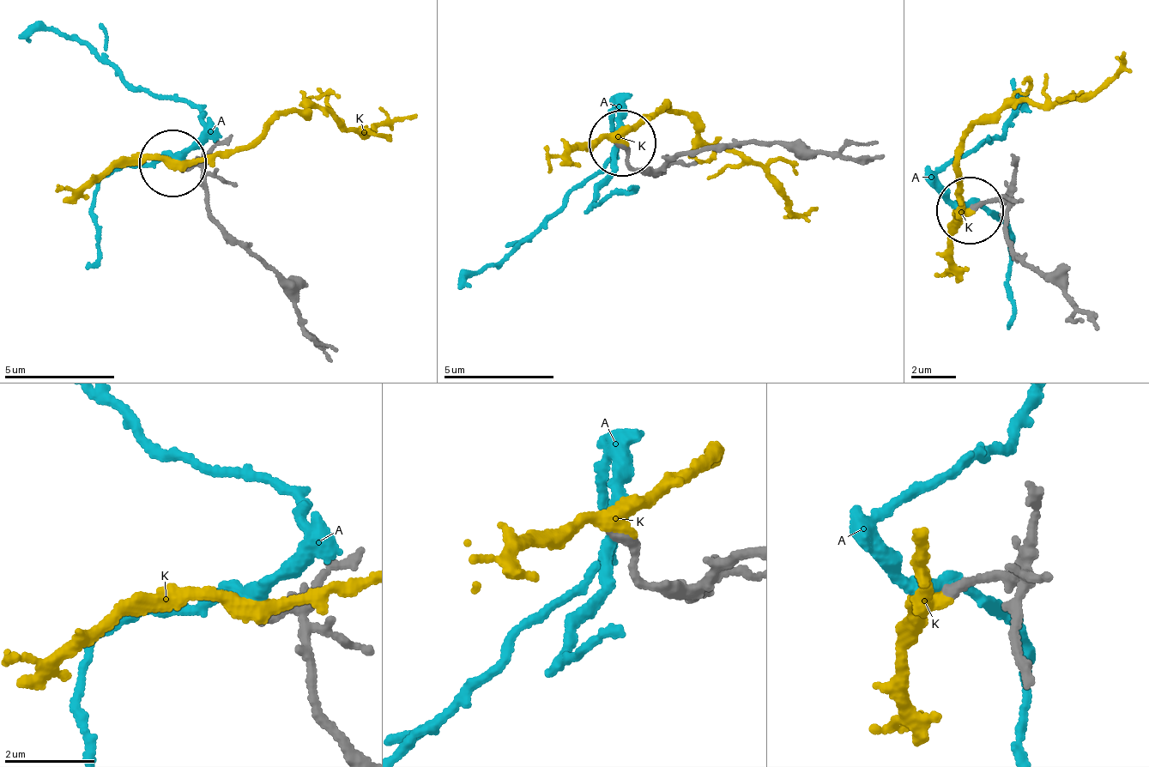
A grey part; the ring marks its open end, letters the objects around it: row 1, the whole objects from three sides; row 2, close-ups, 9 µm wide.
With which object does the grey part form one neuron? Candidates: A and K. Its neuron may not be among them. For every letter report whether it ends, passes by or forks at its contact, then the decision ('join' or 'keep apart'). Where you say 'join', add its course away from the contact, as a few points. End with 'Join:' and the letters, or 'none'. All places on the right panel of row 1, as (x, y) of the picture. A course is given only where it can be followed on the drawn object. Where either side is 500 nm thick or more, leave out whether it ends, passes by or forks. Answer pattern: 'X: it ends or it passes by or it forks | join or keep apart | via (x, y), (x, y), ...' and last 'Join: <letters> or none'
A: it passes by | keep apart
K: it passes by | join | via (970, 209), (957, 157), (969, 130), (983, 123), (1006, 106), (1029, 99), (1089, 95), (1115, 76), (1123, 51)
Join: K

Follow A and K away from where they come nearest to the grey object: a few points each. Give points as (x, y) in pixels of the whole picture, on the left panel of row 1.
A: (173, 160), (182, 156), (203, 126), (196, 111), (141, 89), (73, 37), (18, 39)
K: (171, 162), (233, 154), (282, 113), (306, 117), (311, 108), (336, 114), (371, 136), (381, 127), (414, 113)

